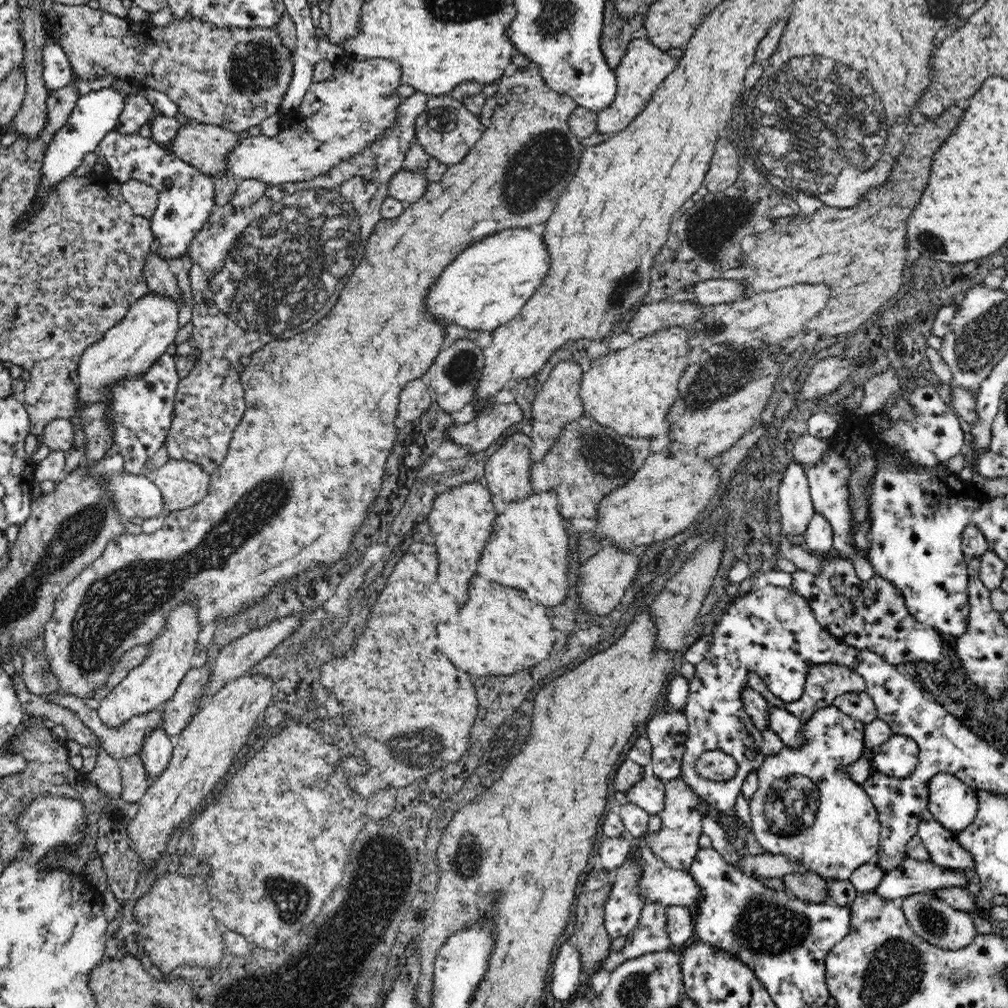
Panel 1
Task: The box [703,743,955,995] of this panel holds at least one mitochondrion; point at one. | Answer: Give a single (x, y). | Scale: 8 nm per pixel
(764, 928)

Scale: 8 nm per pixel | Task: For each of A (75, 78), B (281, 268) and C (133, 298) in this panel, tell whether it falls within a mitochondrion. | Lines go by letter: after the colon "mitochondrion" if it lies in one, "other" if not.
A: other
B: mitochondrion
C: other

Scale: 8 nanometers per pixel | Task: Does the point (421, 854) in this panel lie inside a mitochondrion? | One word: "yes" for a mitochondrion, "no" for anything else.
no

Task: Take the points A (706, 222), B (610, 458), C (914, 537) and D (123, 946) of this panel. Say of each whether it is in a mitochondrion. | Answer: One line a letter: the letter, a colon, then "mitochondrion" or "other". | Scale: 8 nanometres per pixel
A: mitochondrion
B: mitochondrion
C: other
D: other

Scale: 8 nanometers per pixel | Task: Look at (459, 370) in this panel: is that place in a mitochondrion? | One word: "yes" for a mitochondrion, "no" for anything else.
yes

